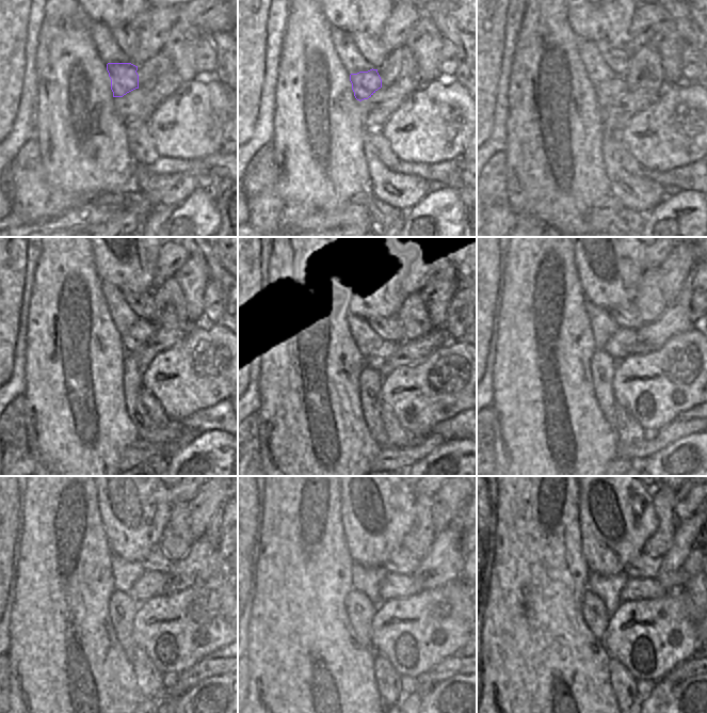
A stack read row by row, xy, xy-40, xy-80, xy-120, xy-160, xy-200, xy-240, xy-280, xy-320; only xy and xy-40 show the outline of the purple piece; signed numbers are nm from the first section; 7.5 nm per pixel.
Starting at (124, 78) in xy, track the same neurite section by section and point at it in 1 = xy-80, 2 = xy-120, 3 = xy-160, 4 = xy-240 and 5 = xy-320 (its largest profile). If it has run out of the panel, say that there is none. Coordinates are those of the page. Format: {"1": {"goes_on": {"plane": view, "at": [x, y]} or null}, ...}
{"1": {"goes_on": {"plane": "xy-80", "at": [607, 92]}}, "2": {"goes_on": {"plane": "xy-120", "at": [141, 330]}}, "3": {"goes_on": {"plane": "xy-160", "at": [387, 334]}}, "4": {"goes_on": {"plane": "xy-240", "at": [151, 583]}}, "5": {"goes_on": {"plane": "xy-320", "at": [637, 588]}}}

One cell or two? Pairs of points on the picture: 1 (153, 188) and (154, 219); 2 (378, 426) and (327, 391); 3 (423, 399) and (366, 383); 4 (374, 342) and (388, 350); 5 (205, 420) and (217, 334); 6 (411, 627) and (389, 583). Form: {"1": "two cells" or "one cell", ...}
{"1": "two cells", "2": "two cells", "3": "two cells", "4": "one cell", "5": "two cells", "6": "two cells"}

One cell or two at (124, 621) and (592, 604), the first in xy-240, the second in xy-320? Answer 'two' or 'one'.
one

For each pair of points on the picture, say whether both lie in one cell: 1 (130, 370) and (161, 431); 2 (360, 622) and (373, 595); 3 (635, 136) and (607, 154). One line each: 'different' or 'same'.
1: same
2: different
3: different

